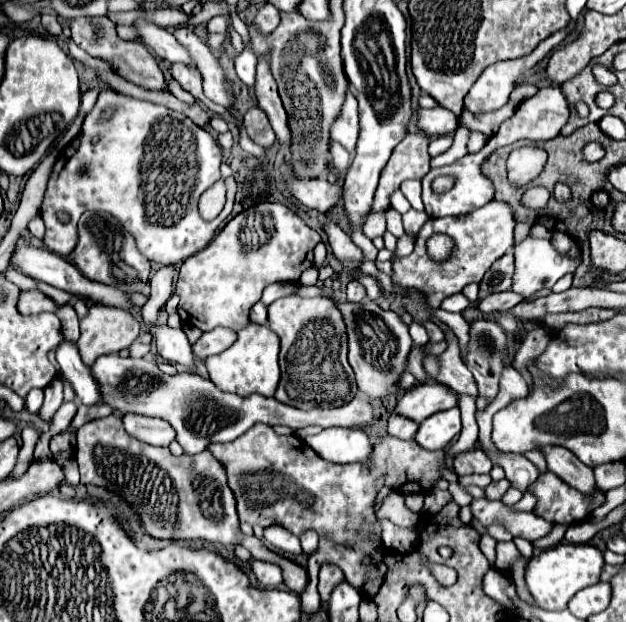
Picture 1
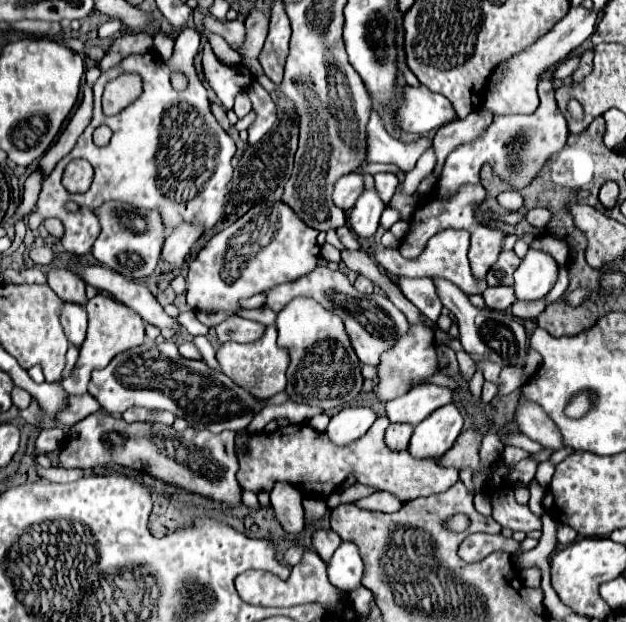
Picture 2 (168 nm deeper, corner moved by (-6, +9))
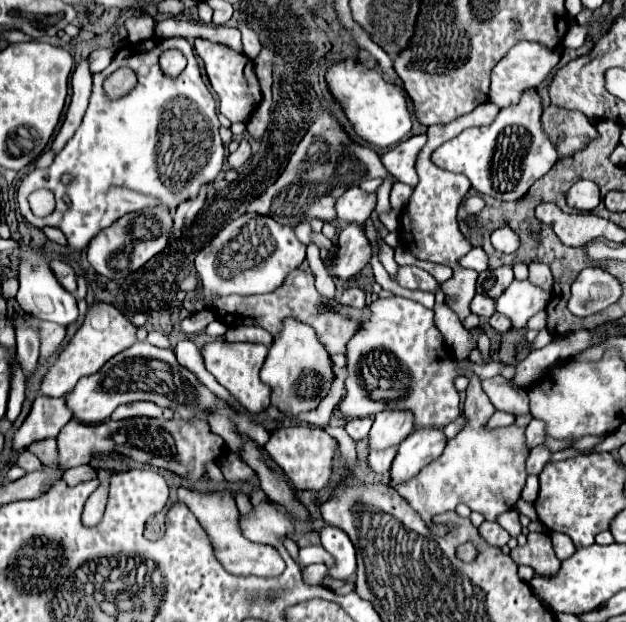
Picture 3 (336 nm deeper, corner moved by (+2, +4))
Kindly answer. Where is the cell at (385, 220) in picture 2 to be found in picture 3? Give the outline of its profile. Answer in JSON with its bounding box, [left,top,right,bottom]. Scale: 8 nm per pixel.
[375,181,391,215]

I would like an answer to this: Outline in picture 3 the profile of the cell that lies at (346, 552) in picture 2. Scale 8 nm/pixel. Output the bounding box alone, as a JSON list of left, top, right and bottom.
[321,525,355,581]

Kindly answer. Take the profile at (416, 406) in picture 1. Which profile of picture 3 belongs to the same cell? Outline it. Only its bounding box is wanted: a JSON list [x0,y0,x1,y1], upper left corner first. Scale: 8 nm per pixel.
[369,409,415,449]

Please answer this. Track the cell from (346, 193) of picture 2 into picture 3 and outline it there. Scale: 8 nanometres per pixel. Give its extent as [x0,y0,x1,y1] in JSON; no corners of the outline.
[335,187,375,223]

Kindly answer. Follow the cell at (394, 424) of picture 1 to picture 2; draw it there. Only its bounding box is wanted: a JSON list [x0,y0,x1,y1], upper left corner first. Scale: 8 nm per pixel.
[385,424,413,452]

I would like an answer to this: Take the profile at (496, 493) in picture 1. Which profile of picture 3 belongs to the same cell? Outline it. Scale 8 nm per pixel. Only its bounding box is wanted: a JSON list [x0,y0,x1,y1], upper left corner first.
[527,445,551,475]

